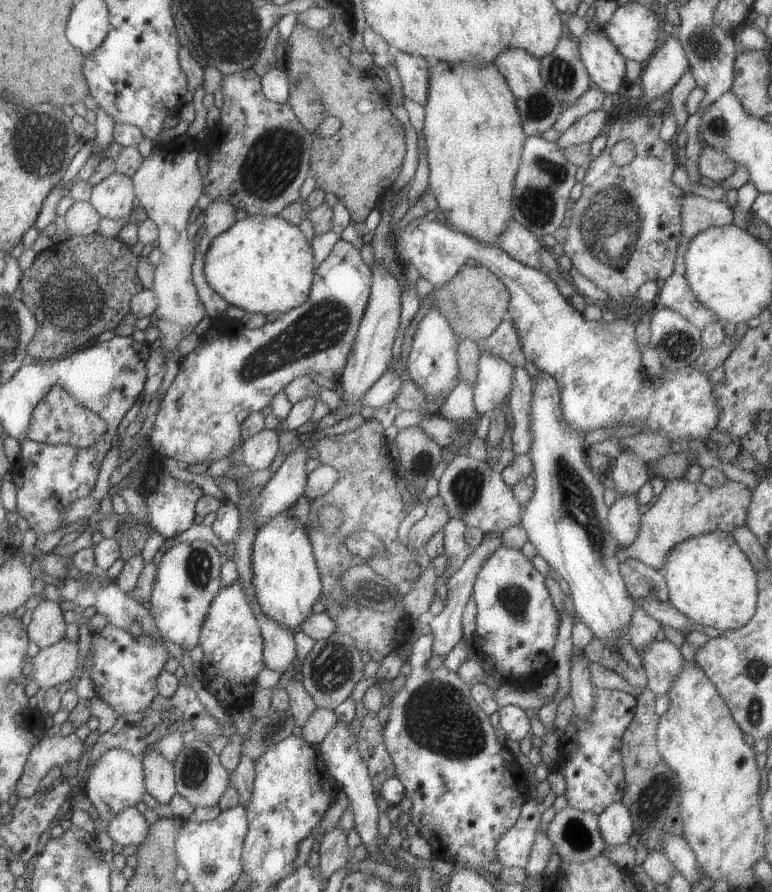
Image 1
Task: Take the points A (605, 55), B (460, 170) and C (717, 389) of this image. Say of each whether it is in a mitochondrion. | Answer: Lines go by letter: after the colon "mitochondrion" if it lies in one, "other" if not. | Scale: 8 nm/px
A: other
B: other
C: other

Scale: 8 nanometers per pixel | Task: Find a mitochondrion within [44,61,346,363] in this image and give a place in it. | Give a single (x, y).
(274, 159)

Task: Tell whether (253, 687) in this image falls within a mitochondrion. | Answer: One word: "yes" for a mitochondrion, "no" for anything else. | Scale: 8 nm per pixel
no

